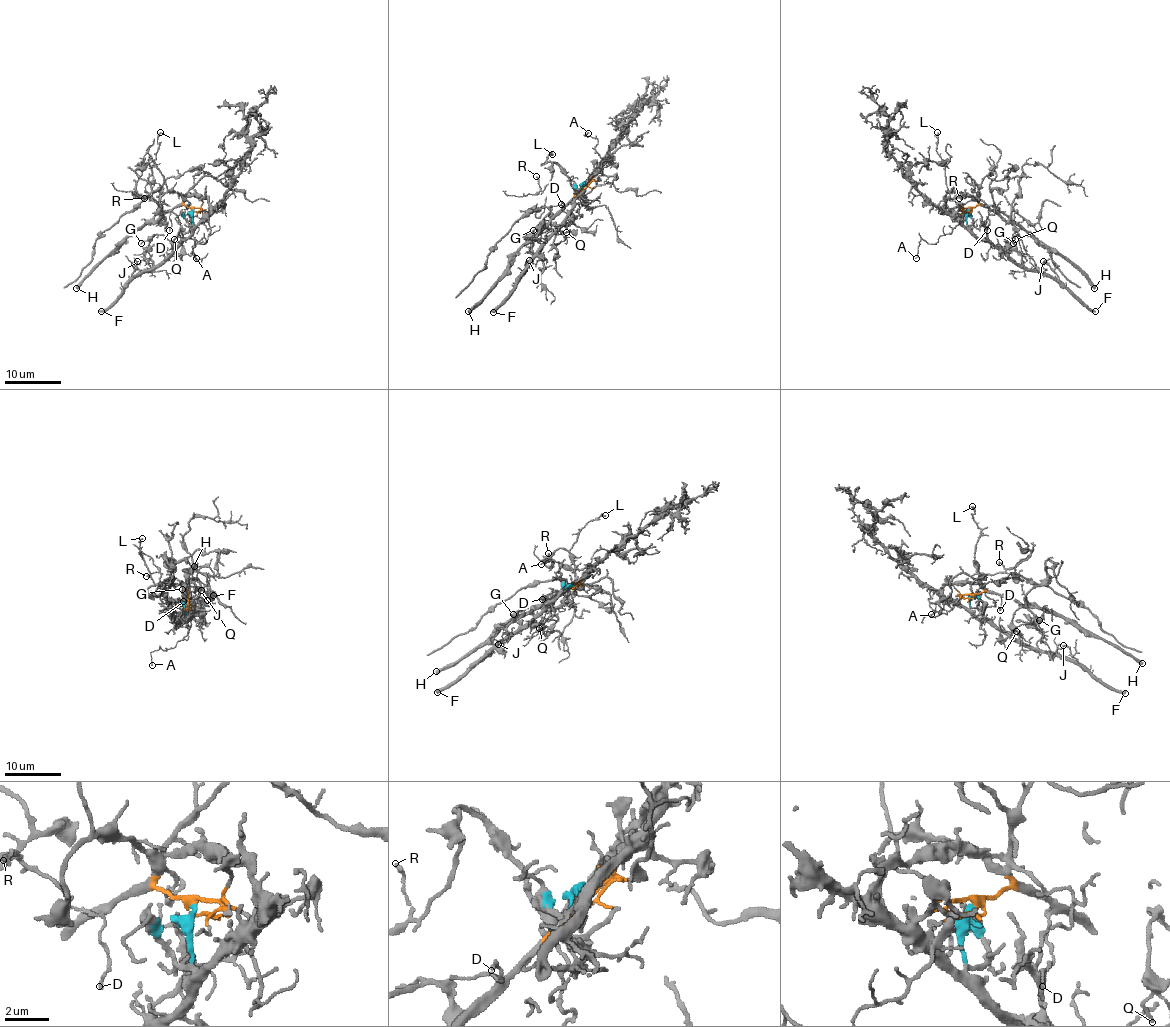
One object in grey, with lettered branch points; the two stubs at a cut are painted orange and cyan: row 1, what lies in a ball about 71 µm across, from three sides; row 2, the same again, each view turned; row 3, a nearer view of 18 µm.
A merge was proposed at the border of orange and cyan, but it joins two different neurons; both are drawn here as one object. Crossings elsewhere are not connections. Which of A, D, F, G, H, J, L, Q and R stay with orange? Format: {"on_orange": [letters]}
{"on_orange": ["A", "D", "H", "L", "Q", "R"]}

